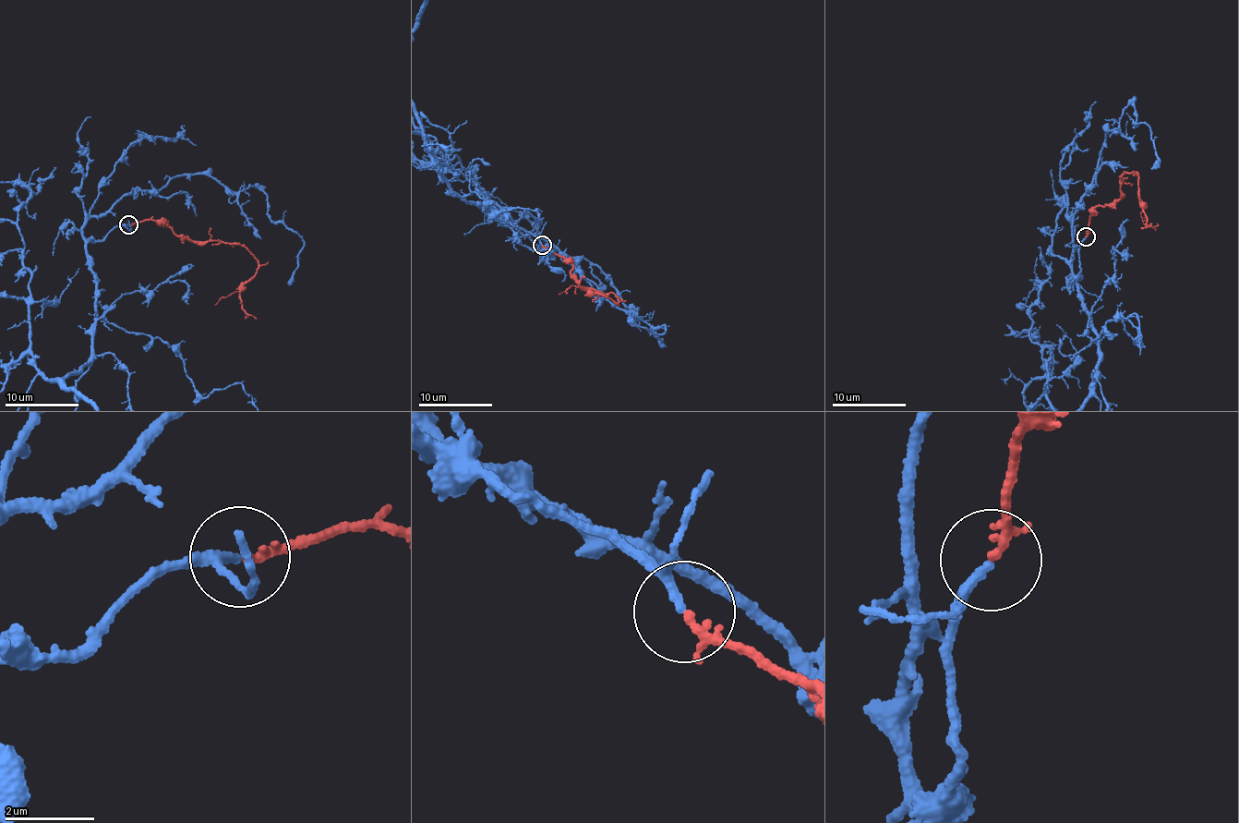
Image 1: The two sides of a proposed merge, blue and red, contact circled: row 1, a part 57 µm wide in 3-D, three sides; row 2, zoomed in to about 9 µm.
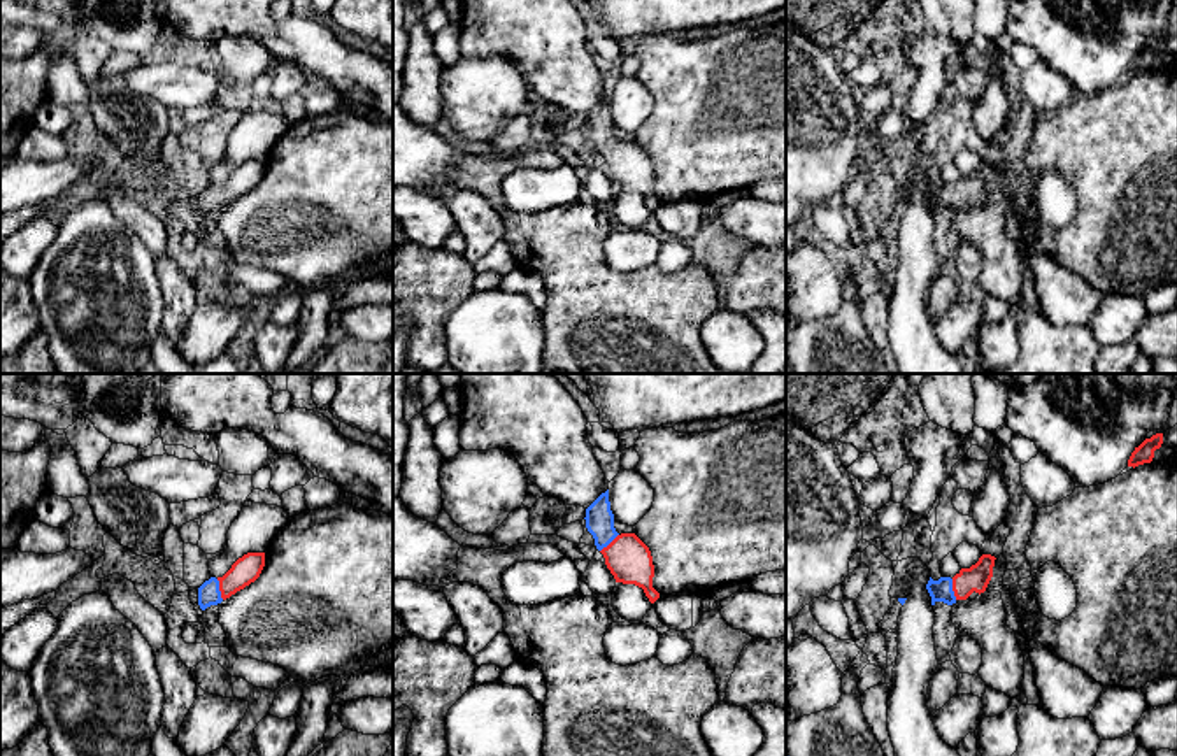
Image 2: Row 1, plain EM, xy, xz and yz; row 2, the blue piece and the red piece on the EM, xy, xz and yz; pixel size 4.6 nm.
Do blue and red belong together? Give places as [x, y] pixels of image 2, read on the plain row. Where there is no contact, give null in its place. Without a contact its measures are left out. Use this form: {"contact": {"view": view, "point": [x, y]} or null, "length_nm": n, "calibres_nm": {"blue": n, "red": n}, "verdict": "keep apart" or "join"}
{"contact": {"view": "xy", "point": [218, 197]}, "length_nm": 100, "calibres_nm": {"blue": 100, "red": 120}, "verdict": "join"}

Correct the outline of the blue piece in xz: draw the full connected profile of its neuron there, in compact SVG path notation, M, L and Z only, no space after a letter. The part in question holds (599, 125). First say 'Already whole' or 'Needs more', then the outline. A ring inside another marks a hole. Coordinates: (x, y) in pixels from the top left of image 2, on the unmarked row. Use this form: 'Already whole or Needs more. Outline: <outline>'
Needs more. Outline: M609 96L586 116L584 126L616 189L642 195L649 209L654 210L660 200L653 195L654 172L651 158L635 140L619 142L616 139Z

